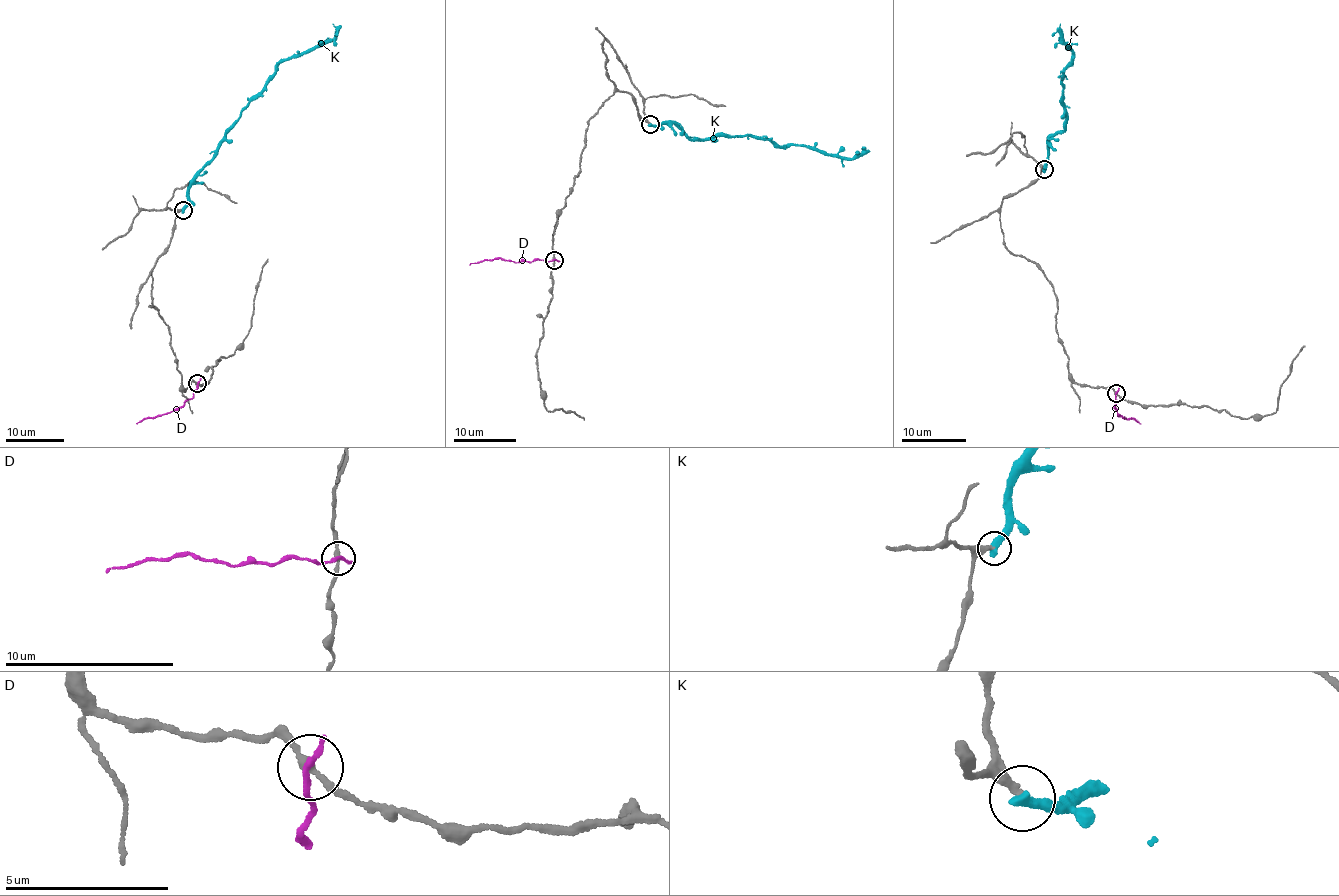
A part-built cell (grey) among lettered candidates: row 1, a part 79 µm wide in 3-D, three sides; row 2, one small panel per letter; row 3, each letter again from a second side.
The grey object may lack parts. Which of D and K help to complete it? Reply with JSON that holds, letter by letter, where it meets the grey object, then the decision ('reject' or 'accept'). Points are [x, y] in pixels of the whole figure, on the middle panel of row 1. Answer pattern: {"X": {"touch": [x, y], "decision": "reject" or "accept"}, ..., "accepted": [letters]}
{"D": {"touch": [554, 260], "decision": "reject"}, "K": {"touch": [650, 124], "decision": "reject"}, "accepted": []}

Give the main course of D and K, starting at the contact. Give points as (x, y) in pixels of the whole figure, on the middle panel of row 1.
D: (554, 259), (482, 260), (470, 265)
K: (651, 124), (667, 121), (694, 140), (750, 134), (780, 146), (802, 145), (847, 158), (863, 147)

